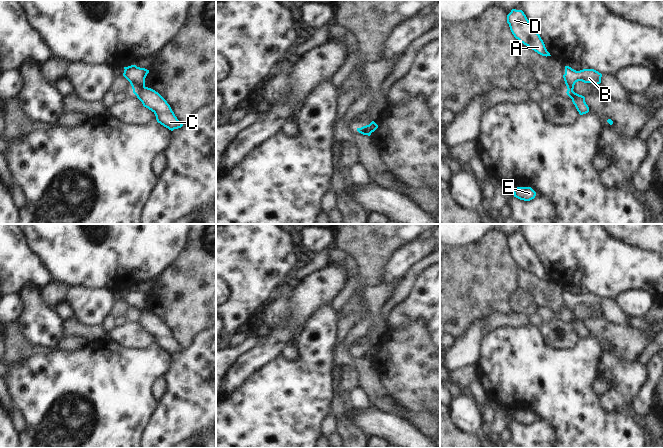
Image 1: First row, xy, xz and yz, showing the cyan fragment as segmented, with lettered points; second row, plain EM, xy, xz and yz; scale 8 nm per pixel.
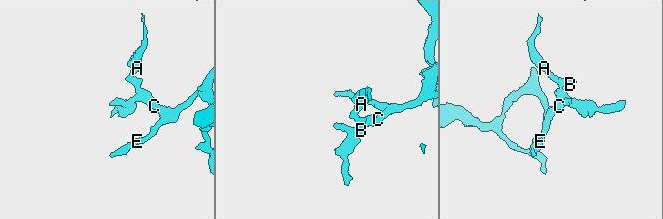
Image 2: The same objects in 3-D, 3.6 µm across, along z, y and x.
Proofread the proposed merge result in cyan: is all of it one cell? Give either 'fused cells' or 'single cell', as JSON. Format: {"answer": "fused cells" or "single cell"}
{"answer": "fused cells"}

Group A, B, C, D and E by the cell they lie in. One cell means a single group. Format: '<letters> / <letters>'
A B D / C E

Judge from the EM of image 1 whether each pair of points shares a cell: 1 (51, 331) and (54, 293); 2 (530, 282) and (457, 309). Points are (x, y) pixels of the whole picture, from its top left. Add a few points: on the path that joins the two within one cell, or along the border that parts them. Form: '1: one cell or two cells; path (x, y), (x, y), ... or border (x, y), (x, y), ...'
1: two cells; border (41, 294), (42, 300), (52, 308)
2: two cells; border (519, 266), (517, 269), (518, 286)

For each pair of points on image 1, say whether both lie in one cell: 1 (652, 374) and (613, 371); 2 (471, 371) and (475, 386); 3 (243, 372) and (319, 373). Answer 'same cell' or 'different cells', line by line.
1: different cells
2: different cells
3: different cells

